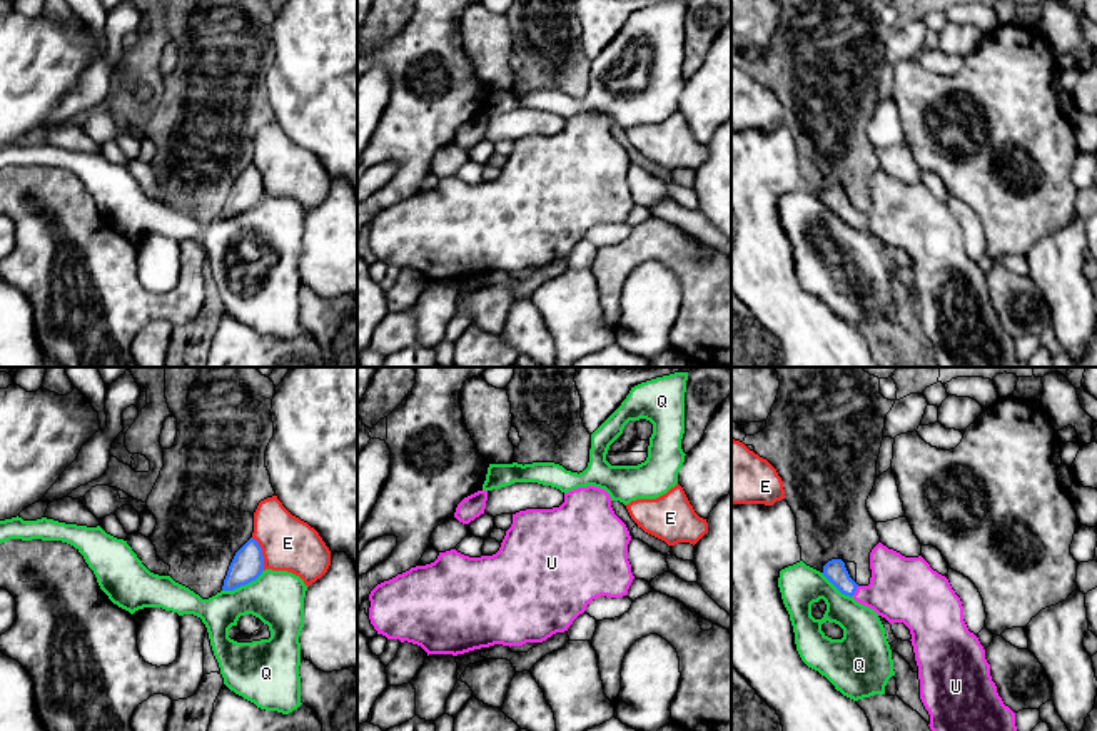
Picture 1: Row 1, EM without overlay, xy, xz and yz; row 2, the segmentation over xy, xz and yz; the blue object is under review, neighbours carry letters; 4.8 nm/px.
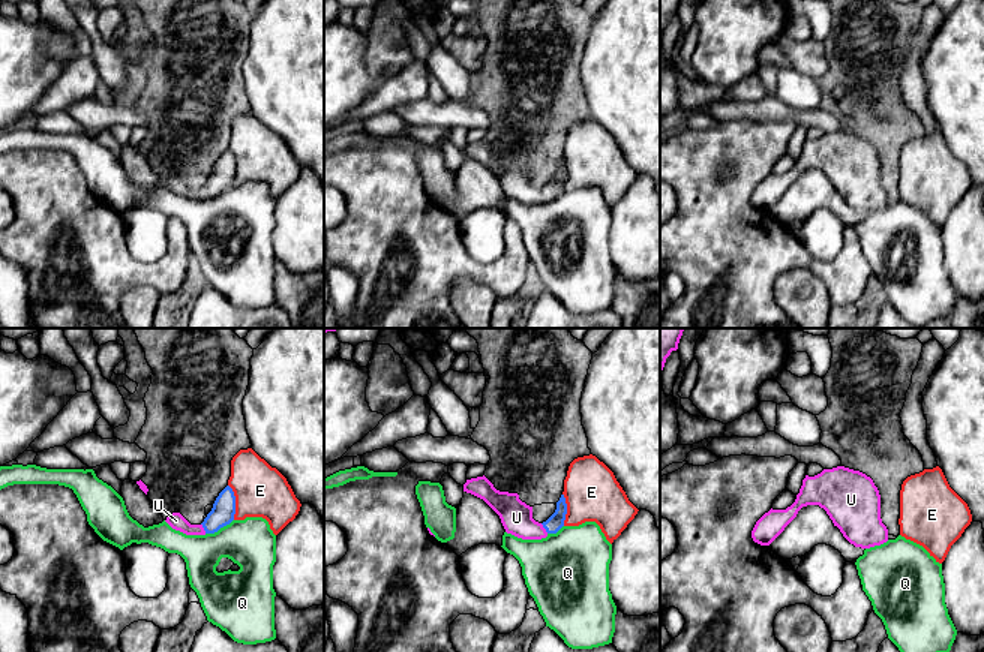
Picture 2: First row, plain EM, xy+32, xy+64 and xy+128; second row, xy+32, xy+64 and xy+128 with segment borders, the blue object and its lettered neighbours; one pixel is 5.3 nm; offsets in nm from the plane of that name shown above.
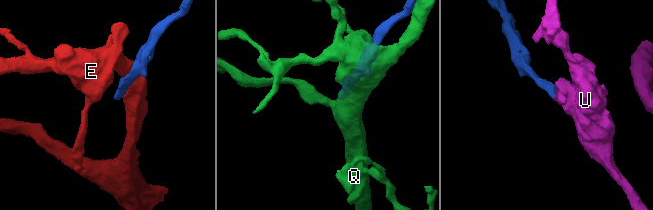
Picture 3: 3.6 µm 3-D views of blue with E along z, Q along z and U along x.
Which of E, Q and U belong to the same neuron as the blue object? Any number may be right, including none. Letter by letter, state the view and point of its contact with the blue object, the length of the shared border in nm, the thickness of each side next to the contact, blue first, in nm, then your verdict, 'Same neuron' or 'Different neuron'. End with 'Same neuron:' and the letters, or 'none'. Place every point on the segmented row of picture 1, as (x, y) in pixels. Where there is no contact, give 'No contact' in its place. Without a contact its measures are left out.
E: Touches blue at xy (261, 553). Shared border 170 nm. Thickness 160 nm (blue) against 260 nm. Different neuron
Q: Touches blue at xy (242, 584). Shared border 220 nm. Thickness 160 nm (blue) against 260 nm. Different neuron
U: Touches blue at yz (855, 589). Shared border 60 nm. Thickness 110 nm (blue) against 320 nm. Same neuron
Same neuron: U

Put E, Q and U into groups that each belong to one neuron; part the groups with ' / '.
E / Q / U

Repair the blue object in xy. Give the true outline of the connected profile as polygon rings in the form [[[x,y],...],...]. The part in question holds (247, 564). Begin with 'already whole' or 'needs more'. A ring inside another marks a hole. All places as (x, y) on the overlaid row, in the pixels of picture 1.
already whole; [[[249,539],[234,556],[222,591],[234,591],[255,581],[264,571],[264,556],[259,542]]]

